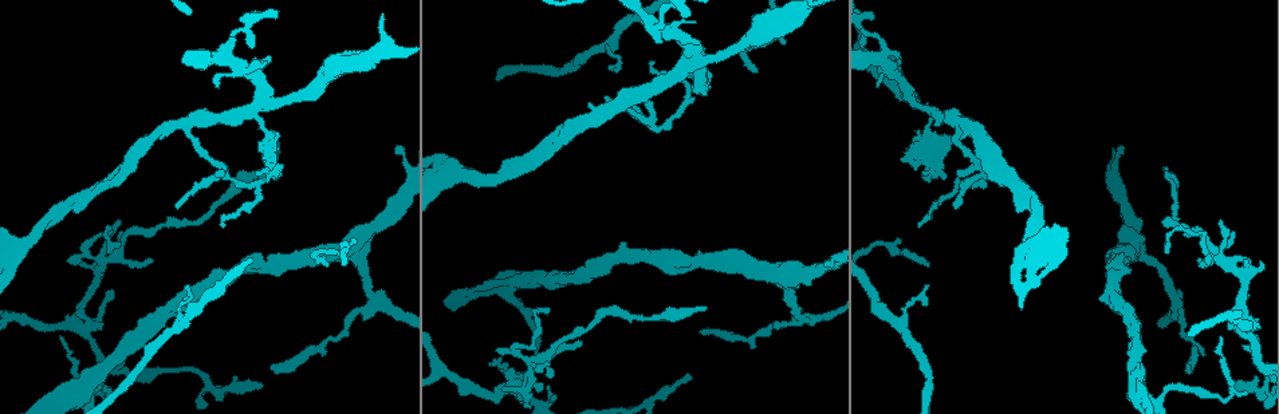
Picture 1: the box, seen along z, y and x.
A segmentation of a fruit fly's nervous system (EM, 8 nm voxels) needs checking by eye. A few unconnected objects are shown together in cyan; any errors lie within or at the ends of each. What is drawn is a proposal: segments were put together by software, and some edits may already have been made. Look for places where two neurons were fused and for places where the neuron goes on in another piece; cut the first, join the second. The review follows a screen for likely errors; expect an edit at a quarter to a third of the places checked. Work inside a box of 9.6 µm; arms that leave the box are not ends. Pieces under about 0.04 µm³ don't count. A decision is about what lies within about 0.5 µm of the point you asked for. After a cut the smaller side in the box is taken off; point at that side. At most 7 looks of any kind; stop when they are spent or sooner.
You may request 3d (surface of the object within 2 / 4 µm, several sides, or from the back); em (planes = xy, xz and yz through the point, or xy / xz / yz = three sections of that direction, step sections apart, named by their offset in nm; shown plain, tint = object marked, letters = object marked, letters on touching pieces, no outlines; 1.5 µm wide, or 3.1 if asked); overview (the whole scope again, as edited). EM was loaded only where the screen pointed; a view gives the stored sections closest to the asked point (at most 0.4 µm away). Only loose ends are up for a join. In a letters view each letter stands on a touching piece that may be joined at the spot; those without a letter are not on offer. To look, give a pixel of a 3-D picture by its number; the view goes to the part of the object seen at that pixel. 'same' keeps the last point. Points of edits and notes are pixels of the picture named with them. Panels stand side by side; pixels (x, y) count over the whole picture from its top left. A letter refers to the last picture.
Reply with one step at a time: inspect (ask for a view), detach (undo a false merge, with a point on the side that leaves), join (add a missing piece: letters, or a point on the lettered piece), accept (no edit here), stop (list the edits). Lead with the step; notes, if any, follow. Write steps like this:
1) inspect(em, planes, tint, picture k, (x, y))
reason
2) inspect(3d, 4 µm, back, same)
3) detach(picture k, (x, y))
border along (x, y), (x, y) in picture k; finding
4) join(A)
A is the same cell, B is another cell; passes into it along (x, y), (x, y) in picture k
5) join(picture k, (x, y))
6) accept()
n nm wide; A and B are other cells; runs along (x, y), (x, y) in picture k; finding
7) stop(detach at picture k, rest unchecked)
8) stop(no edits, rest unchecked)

inspect(3d, 4 µm, picture 1, (1178, 301))
arms part here

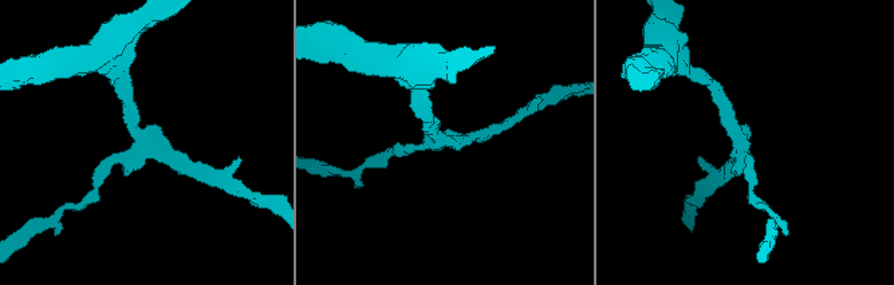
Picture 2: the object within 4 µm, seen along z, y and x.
inspect(em, yz, step 4, tint, picture 2, (743, 143))
3 arms; need the tissue

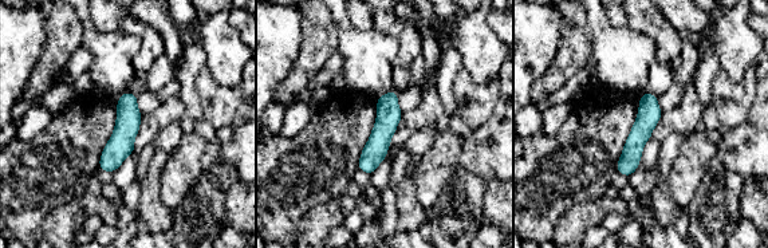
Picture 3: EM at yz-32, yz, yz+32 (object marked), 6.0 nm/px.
inspect(em, yz, step 4, letters, same)
see the neighbours

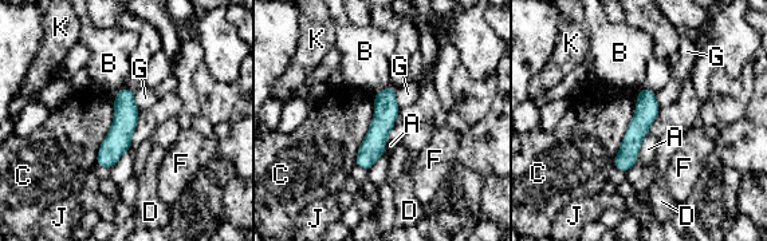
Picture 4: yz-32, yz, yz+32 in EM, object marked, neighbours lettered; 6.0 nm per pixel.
accept()
140 nm wide; A, B, C, D, F, G, J and K are other cells; runs along (645, 91), (645, 114), (624, 168) in picture 4; continuous, no second neuron

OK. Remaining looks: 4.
inspect(em, planes, letters, picture 1, (683, 67))
four arms meet

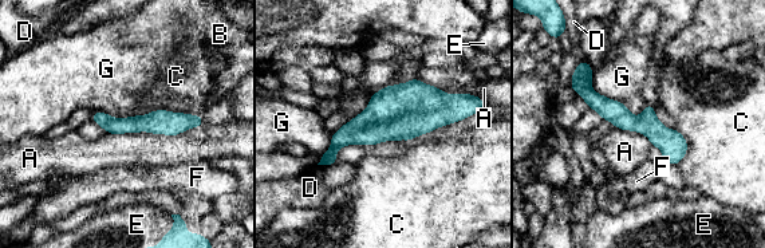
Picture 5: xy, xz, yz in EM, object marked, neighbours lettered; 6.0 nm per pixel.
accept()
A, B, C, D, E, F and G are other cells; runs along (462, 109), (397, 111), (324, 161) in picture 5; continuous, no second neuron

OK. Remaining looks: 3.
inspect(3d, 2 µm, picture 1, (186, 286))
an open end

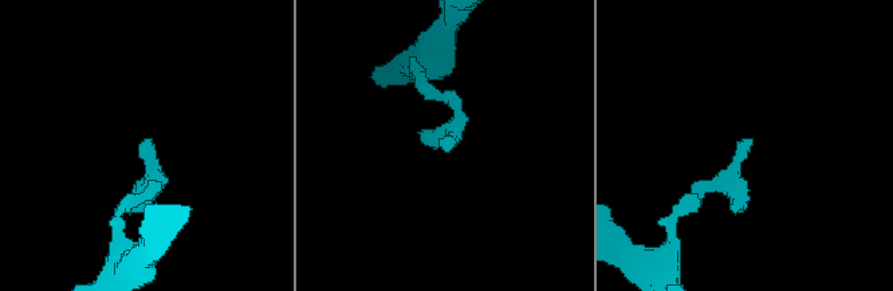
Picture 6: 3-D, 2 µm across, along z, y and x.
inspect(em, xy, step 4, letters, picture 6, (149, 139))

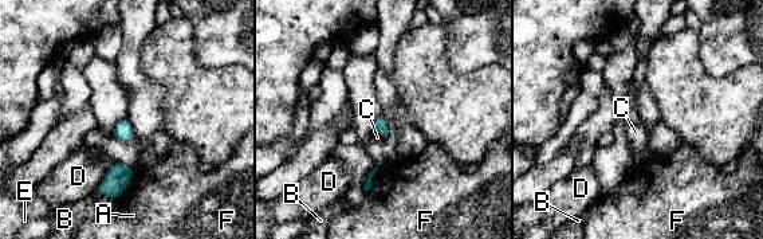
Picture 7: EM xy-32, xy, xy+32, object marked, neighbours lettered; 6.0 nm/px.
inspect(em, planes, letters, same)

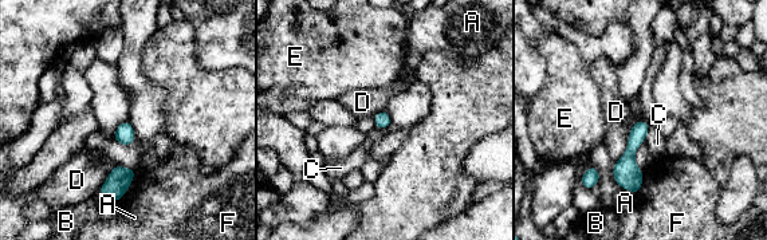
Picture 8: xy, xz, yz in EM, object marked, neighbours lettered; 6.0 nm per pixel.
accept()
A, B, C, D, E and F are other cells; border along (651, 126), (644, 141) in picture 8; none of them fits

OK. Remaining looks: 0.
stop(no edits, rest unchecked)

